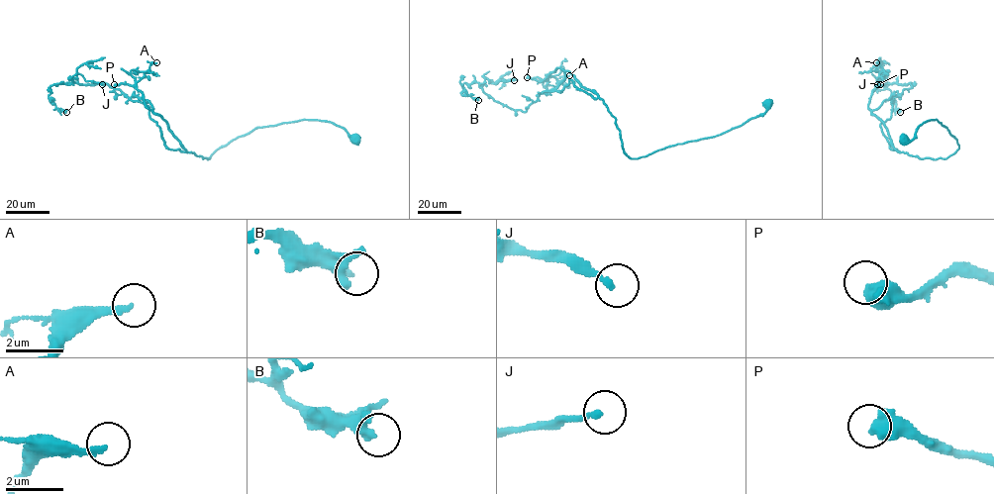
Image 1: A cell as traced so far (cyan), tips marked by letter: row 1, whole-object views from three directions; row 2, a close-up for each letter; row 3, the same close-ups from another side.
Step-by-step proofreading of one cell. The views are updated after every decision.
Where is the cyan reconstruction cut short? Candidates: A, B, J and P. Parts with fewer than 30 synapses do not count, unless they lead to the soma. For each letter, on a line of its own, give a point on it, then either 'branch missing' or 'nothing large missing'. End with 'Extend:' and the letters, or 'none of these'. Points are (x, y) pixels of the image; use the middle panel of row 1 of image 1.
A: place (569, 75); nothing large missing
B: place (478, 100); nothing large missing
J: place (514, 80); nothing large missing
P: place (527, 77); branch missing
Extend: P

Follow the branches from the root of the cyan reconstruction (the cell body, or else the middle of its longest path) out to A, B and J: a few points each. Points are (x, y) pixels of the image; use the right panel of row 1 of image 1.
A: (905, 138), (936, 119), (959, 148), (935, 159), (894, 148), (867, 107), (882, 69), (876, 62)
B: (905, 138), (936, 119), (959, 148), (935, 159), (891, 149), (880, 124), (912, 87), (882, 83), (900, 112)
J: (905, 138), (936, 119), (959, 148), (891, 149), (880, 124), (912, 87), (880, 84)

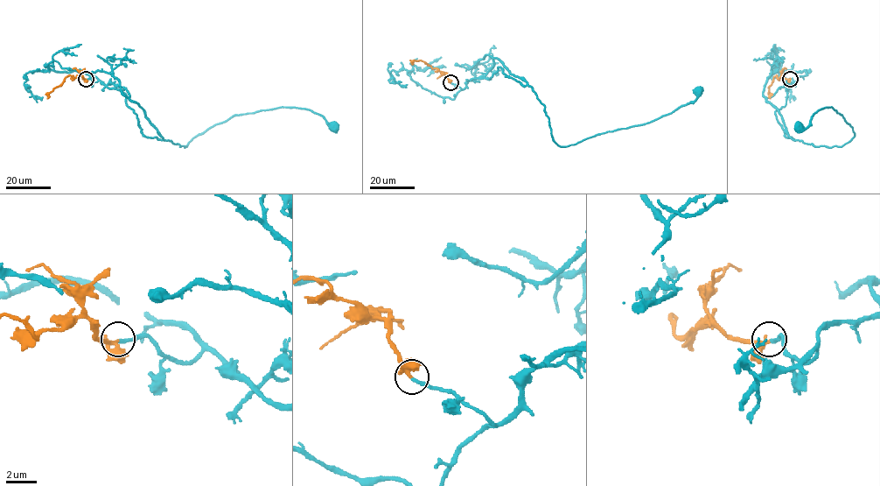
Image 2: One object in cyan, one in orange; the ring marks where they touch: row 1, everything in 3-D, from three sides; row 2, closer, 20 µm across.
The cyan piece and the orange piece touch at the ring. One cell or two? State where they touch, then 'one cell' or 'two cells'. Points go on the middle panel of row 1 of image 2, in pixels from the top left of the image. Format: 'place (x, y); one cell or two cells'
place (450, 82); one cell

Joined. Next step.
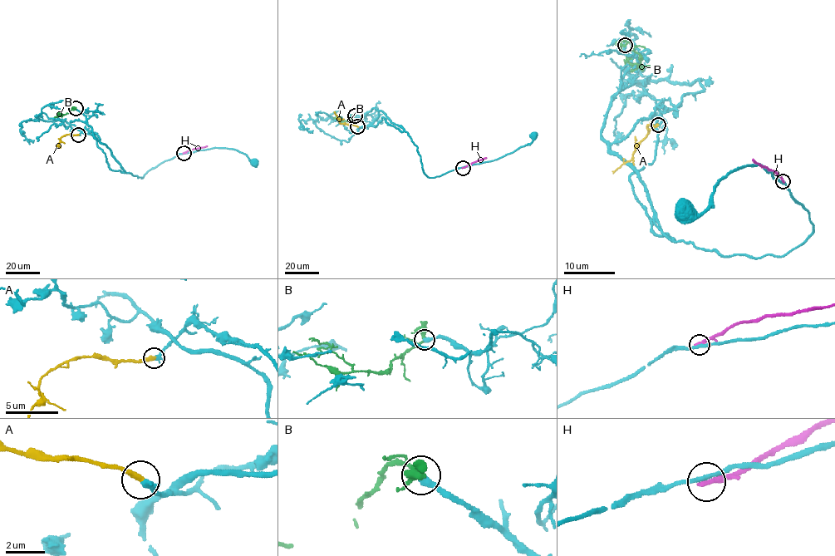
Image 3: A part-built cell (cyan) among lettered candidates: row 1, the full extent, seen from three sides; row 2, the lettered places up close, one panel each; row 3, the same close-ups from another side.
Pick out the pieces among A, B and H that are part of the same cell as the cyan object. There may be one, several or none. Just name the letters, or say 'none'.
A, B

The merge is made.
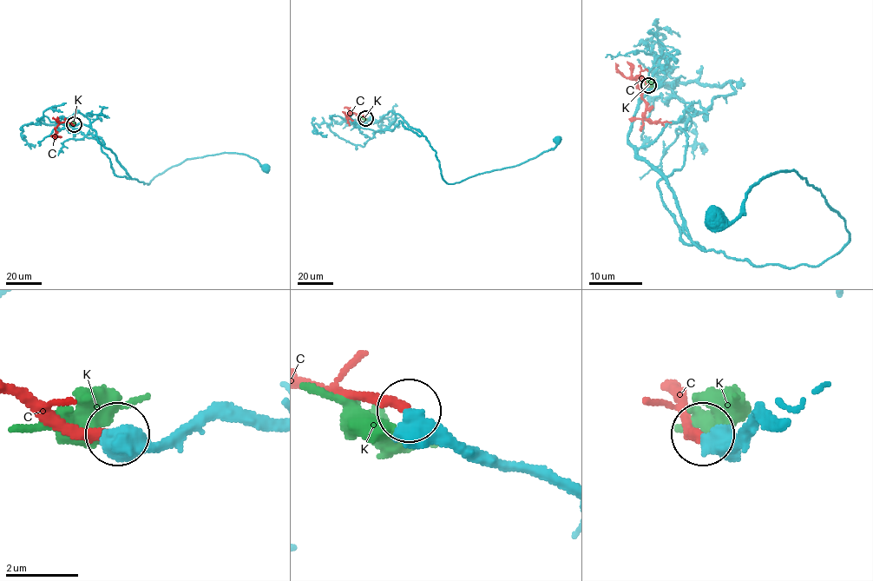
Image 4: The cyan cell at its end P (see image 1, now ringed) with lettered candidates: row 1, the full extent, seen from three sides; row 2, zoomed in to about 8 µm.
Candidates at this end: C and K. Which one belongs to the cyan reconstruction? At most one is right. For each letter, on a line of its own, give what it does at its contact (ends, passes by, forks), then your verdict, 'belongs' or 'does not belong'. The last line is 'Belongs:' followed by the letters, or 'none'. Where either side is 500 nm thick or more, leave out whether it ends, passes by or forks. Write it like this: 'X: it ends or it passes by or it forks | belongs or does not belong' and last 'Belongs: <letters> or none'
C: belongs
K: does not belong
Belongs: C

